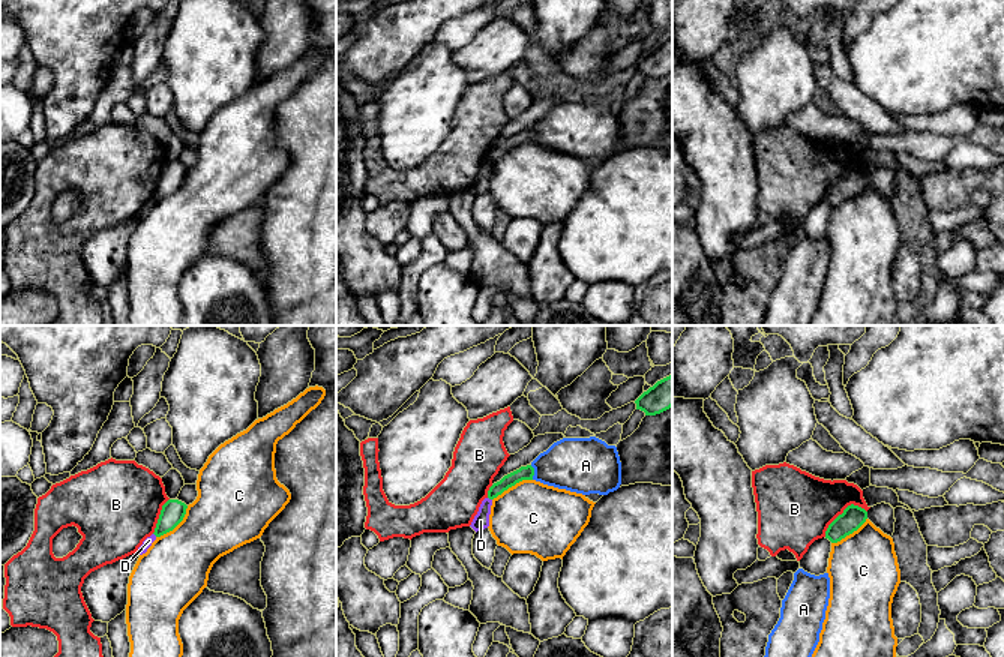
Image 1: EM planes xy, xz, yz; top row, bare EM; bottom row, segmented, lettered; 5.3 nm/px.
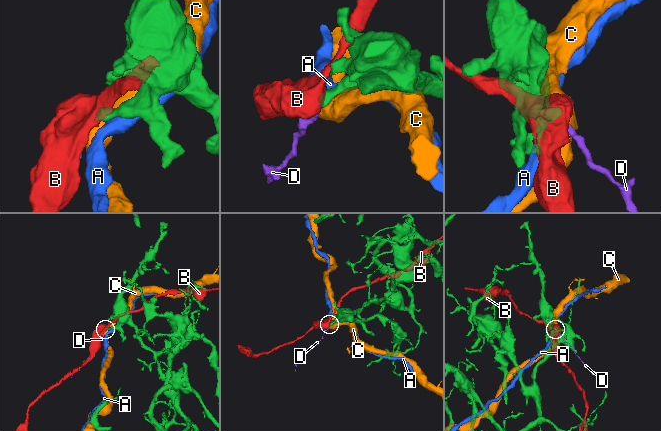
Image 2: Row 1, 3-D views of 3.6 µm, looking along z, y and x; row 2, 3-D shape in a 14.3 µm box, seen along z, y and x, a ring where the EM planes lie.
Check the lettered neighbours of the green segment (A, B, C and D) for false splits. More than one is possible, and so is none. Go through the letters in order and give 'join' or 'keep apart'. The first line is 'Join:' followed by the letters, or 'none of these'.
Join: none of these
A: keep apart
B: keep apart
C: keep apart
D: keep apart

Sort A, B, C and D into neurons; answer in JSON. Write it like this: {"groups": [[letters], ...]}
{"groups": [["A", "C"], ["B"], ["D"]]}

